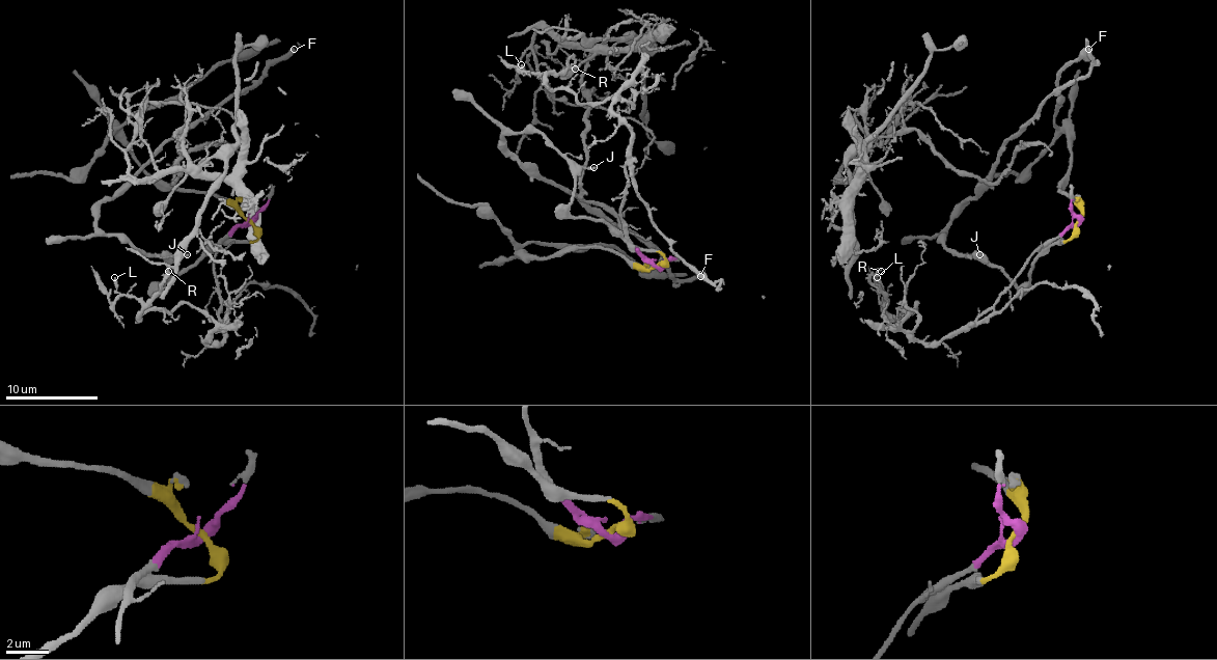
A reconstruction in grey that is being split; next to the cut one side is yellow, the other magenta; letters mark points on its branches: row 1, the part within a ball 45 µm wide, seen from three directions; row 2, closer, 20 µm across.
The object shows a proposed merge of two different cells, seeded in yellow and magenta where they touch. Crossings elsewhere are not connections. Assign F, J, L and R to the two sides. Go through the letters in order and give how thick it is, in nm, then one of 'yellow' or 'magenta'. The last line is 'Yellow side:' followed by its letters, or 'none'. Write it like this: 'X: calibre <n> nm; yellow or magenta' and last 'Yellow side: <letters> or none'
F: calibre 320 nm; yellow
J: calibre 240 nm; yellow
L: calibre 240 nm; magenta
R: calibre 120 nm; magenta
Yellow side: F, J

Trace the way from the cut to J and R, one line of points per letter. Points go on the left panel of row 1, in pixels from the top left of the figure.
J: (250, 221), (257, 235), (255, 240), (222, 240), (167, 279), (162, 286), (167, 266), (176, 256), (188, 253)
R: (250, 221), (220, 244), (213, 266), (220, 341), (206, 341), (216, 326), (186, 302), (139, 317), (169, 270)

